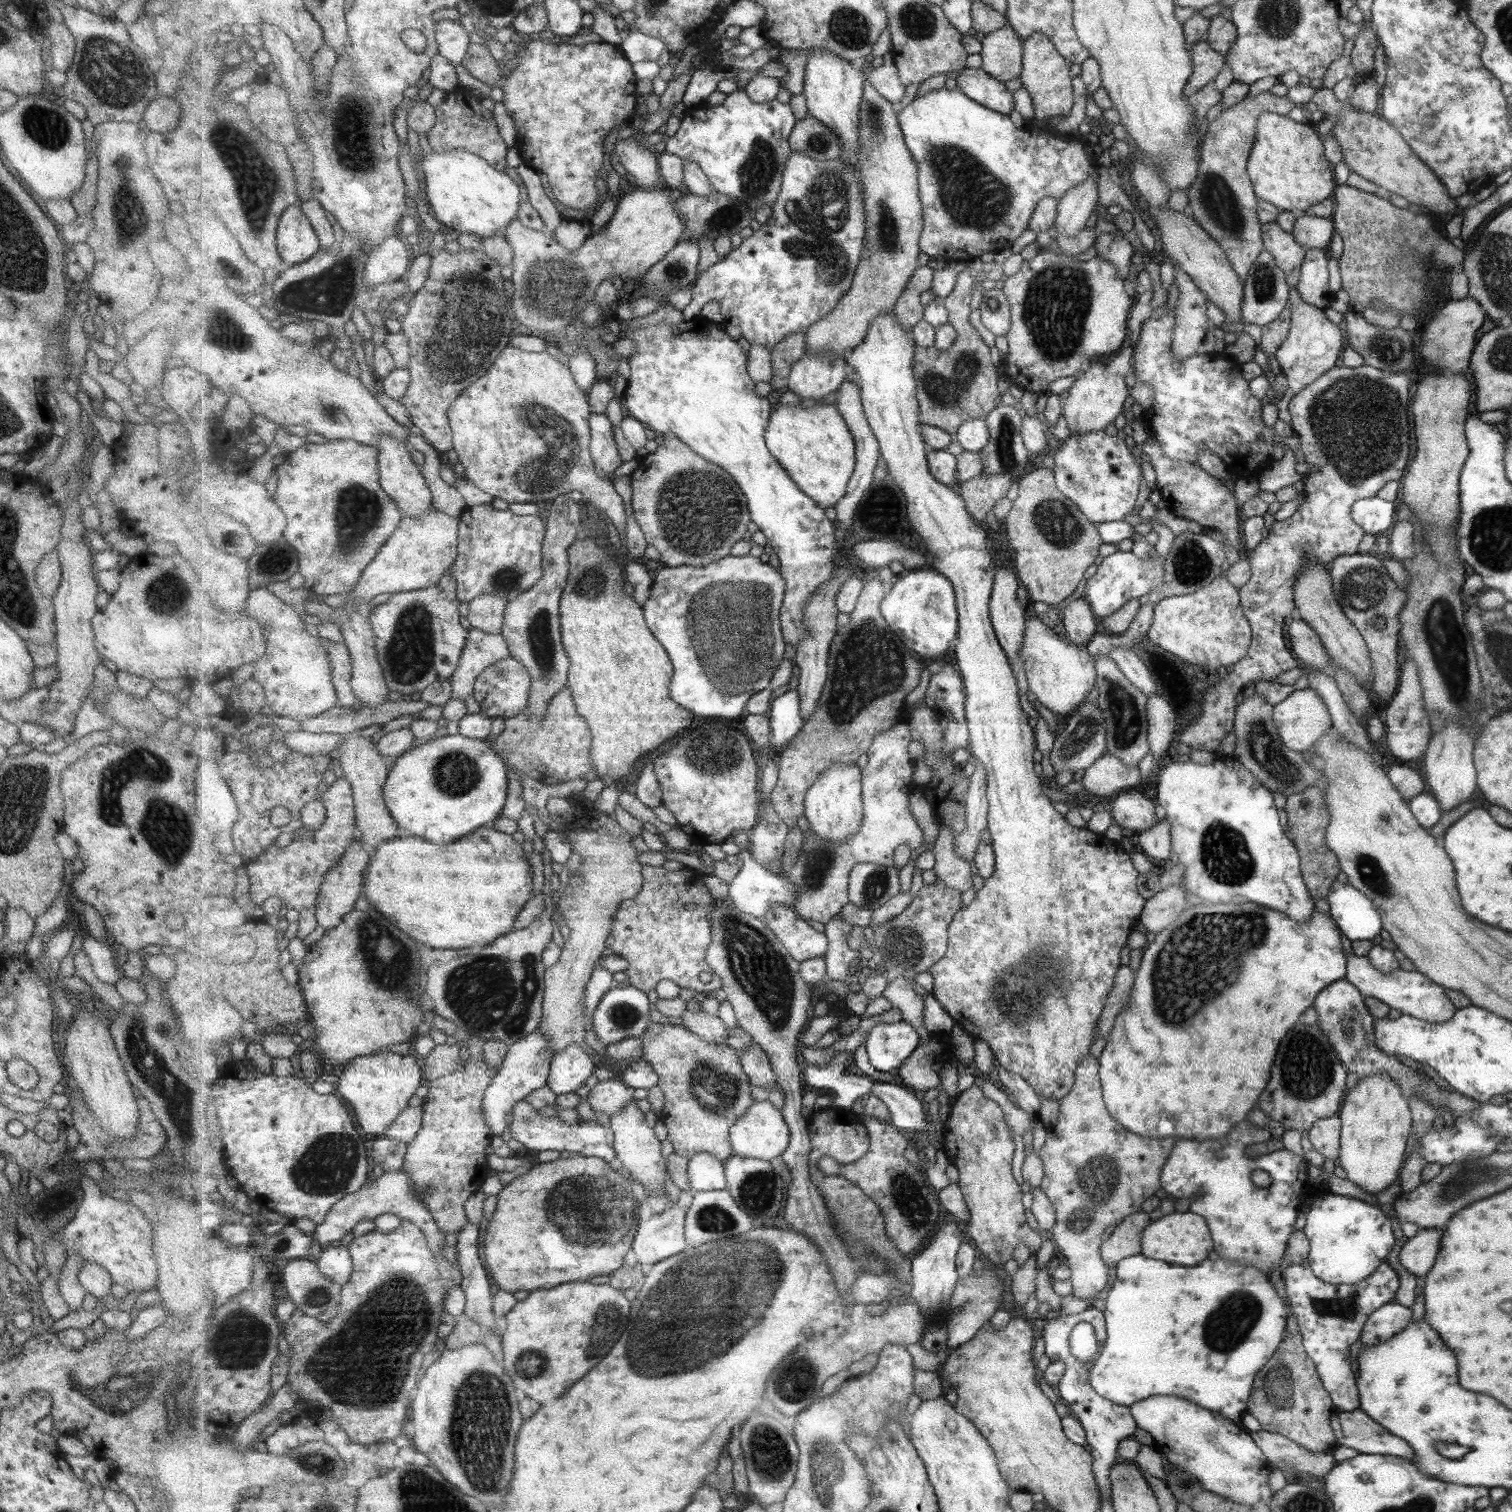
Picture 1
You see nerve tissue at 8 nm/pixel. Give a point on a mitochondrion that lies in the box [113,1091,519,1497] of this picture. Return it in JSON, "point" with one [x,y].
{"point":[398,1302]}

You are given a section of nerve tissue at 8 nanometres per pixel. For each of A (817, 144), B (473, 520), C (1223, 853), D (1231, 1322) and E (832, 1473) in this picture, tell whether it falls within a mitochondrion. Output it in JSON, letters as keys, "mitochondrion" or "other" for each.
{"A":"mitochondrion","B":"other","C":"mitochondrion","D":"mitochondrion","E":"mitochondrion"}

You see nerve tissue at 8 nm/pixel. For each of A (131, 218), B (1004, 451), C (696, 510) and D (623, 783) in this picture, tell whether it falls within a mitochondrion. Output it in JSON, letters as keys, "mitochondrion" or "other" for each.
{"A":"mitochondrion","B":"mitochondrion","C":"mitochondrion","D":"other"}

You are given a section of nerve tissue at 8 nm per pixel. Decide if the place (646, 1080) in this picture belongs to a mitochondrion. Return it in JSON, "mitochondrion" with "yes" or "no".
{"mitochondrion":"no"}

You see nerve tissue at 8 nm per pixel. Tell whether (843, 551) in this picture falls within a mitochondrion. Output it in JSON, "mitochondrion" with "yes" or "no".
{"mitochondrion":"no"}

